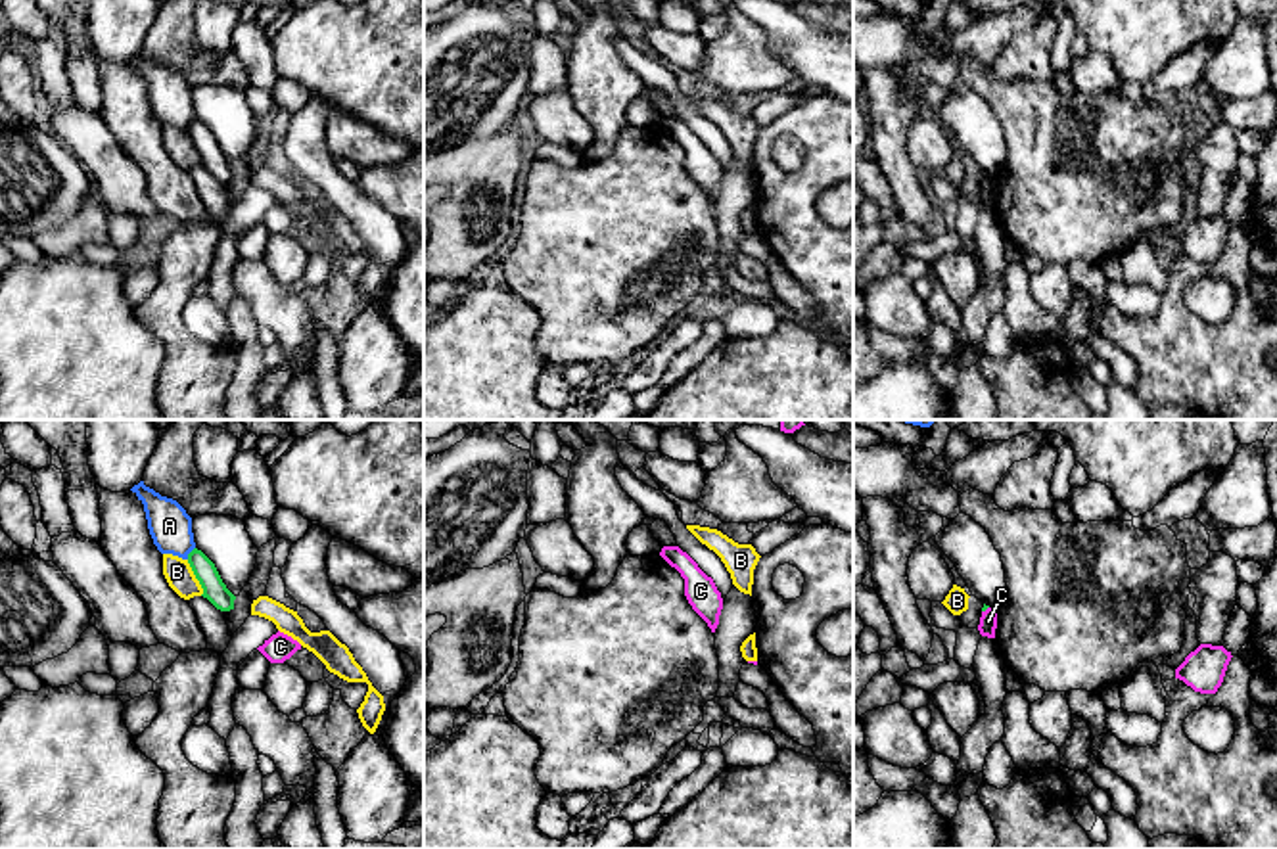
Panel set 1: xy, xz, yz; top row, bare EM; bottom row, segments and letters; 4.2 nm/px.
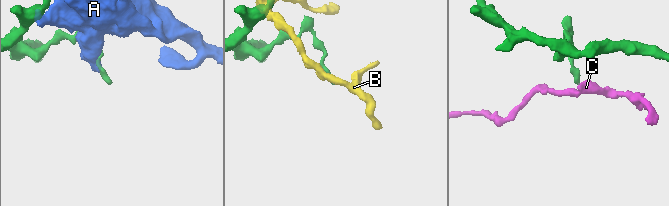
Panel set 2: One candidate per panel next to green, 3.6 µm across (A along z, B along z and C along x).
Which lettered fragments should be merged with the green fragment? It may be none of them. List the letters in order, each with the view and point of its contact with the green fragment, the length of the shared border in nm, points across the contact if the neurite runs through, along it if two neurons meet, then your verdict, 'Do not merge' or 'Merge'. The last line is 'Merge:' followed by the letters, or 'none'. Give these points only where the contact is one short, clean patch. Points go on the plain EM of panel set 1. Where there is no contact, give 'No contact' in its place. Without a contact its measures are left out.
A: Touches green at xy (190, 123). Shared border 70 nm. Do not merge
B: Touches green at xy (196, 148). Shared border 170 nm. Do not merge
C: Touches green at yz (984, 181). Shared border 40 nm. Boundary: yz (988, 177), (982, 183). Do not merge
Merge: none

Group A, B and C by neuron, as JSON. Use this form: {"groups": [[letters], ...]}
{"groups": [["A"], ["B"], ["C"]]}

